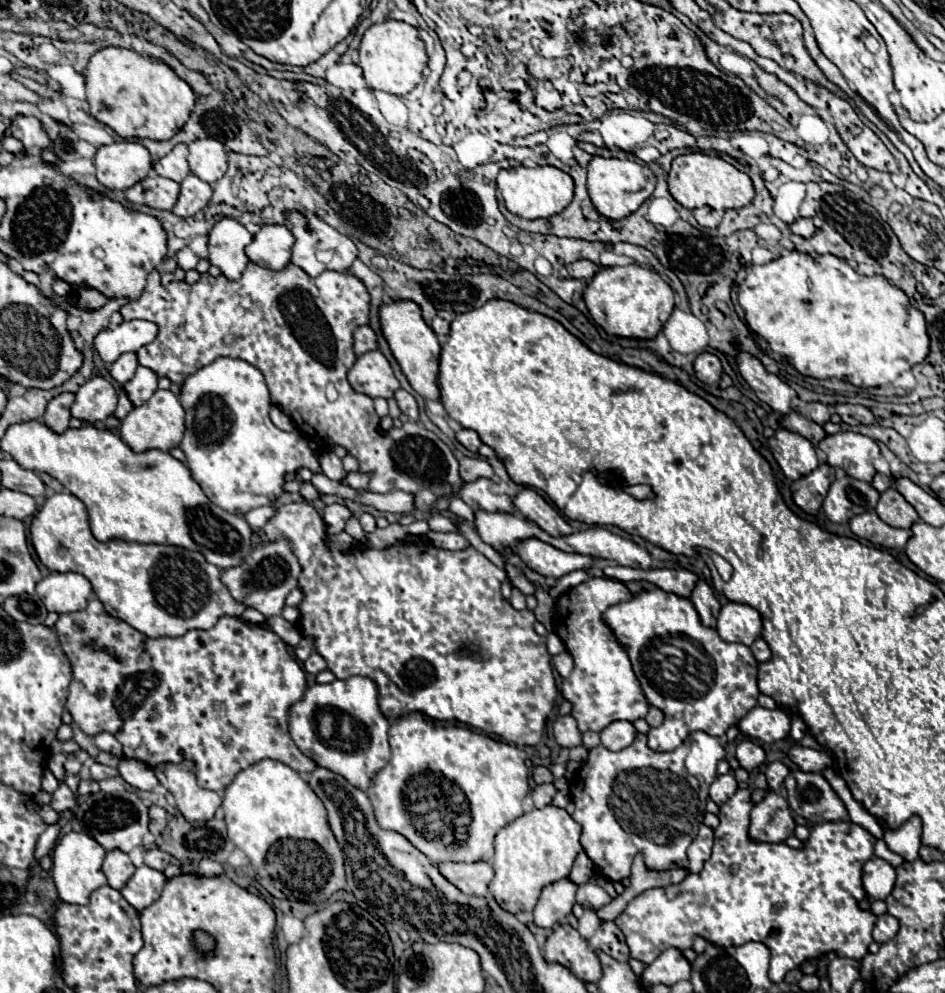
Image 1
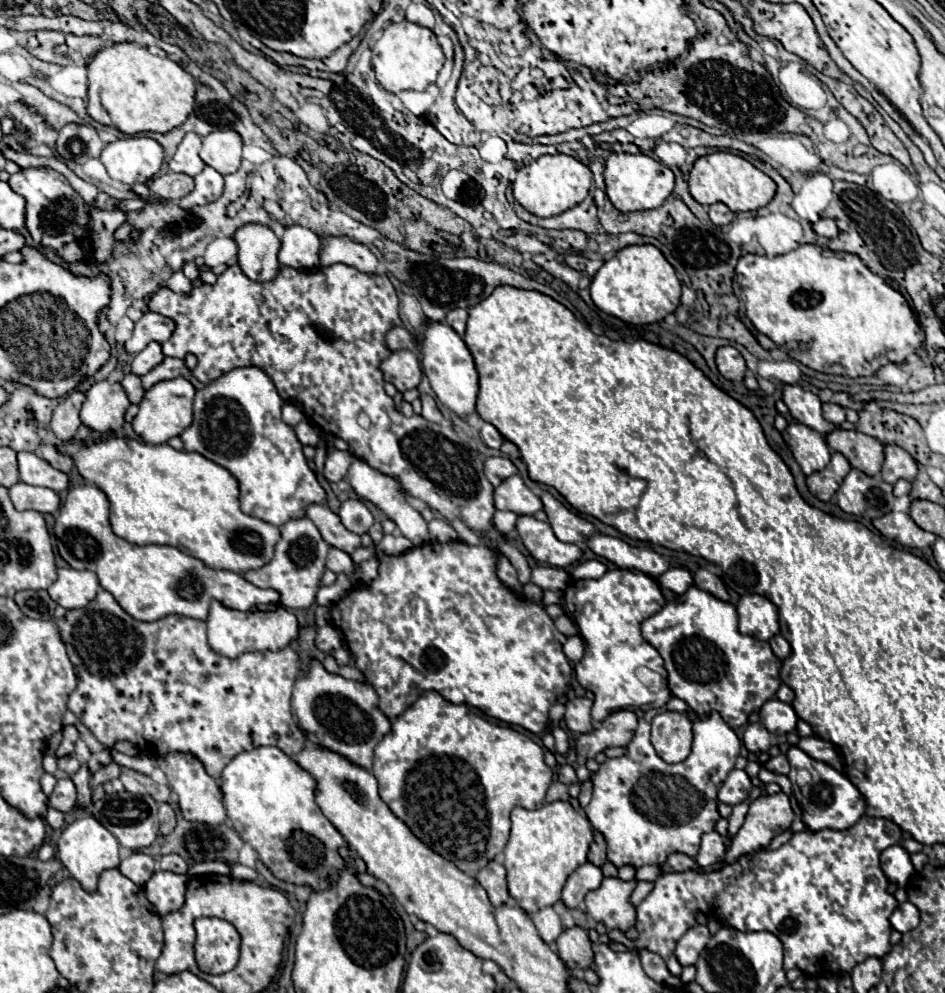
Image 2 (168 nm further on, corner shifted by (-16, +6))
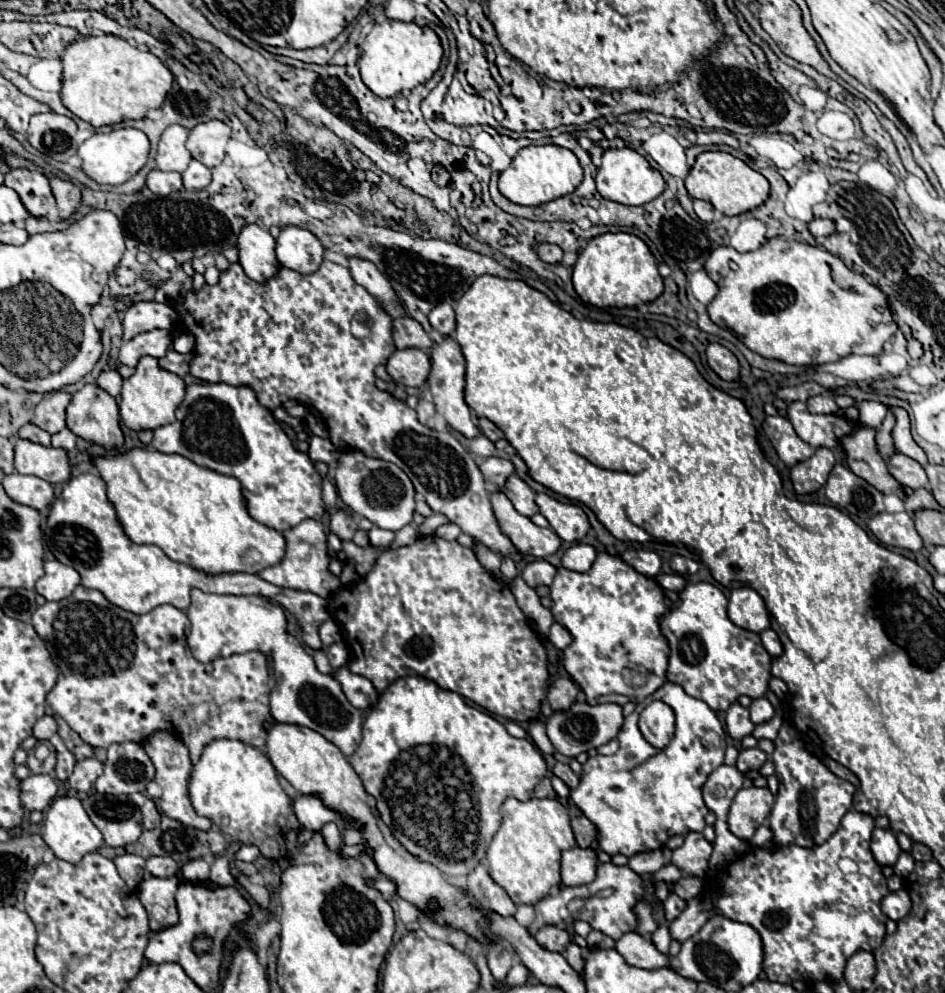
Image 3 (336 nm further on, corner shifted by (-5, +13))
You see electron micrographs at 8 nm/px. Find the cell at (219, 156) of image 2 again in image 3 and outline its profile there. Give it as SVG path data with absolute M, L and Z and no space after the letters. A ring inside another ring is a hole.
M213 119L207 123L199 123L189 131L187 149L191 151L193 159L201 161L211 169L223 161L229 137L231 137L231 127L225 125L223 121Z

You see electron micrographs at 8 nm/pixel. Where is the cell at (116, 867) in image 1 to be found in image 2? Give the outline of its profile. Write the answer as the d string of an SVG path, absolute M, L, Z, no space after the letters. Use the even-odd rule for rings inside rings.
M132 852L128 858L124 858L120 862L118 868L136 886L144 886L150 880L150 876L156 872L156 862L154 862L154 858L142 854L142 852Z

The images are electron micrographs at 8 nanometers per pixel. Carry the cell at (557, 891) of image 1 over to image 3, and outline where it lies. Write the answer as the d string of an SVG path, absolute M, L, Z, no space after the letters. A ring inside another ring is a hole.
M573 847L561 855L561 883L565 887L585 885L595 879L597 855L593 849Z

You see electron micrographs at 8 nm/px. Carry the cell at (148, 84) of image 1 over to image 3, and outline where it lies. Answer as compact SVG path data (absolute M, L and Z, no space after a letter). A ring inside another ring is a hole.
M99 35L75 41L65 49L61 61L63 105L93 127L143 119L149 109L161 109L167 93L173 87L173 73L159 57L131 47L125 39L115 35Z

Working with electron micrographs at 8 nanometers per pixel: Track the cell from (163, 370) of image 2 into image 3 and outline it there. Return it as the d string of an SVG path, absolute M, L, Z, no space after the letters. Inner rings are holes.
M169 349L169 353L159 359L159 365L165 371L171 371L171 373L175 373L179 377L185 377L189 373L189 361L191 361L191 353L181 355L175 349Z

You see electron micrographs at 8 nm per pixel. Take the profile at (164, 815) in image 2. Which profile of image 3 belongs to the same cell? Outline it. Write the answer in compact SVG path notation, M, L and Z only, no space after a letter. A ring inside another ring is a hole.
M147 799L145 805L141 807L141 811L143 811L143 825L145 825L145 829L155 829L159 825L159 819L161 819L155 803L151 799Z

